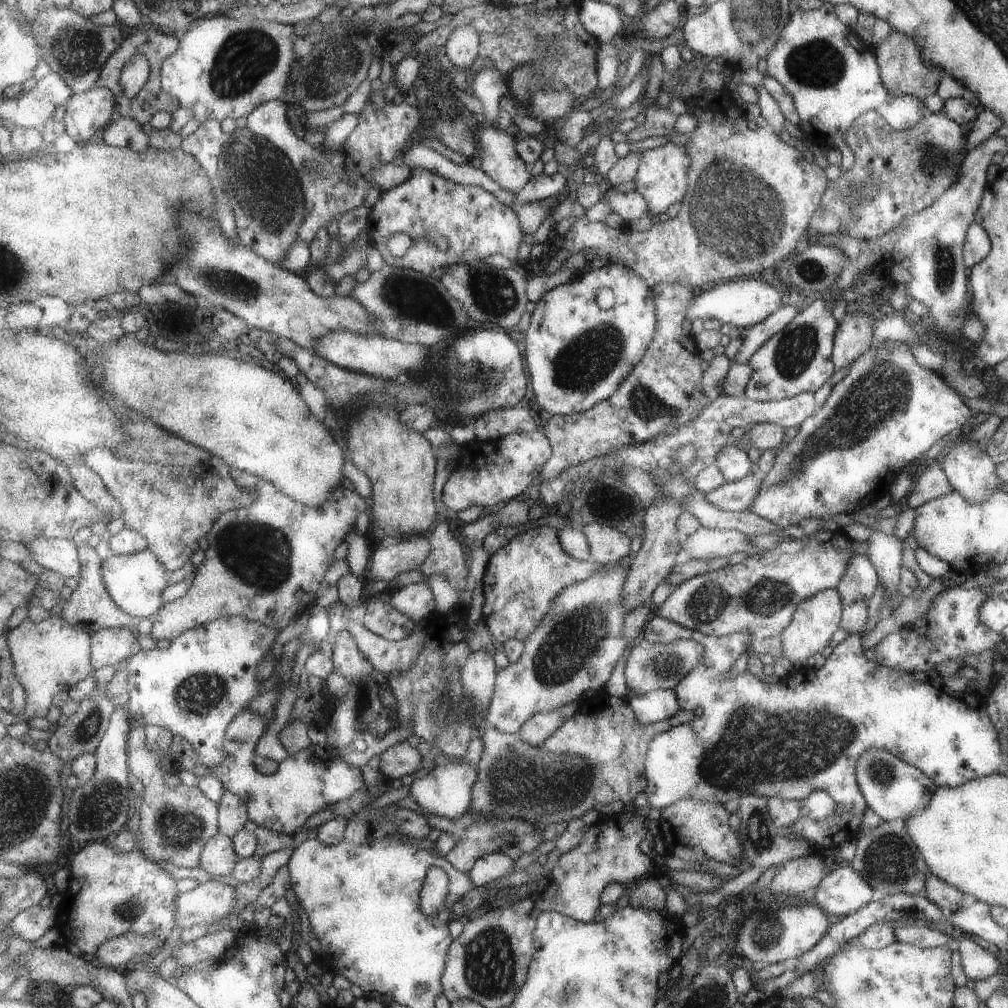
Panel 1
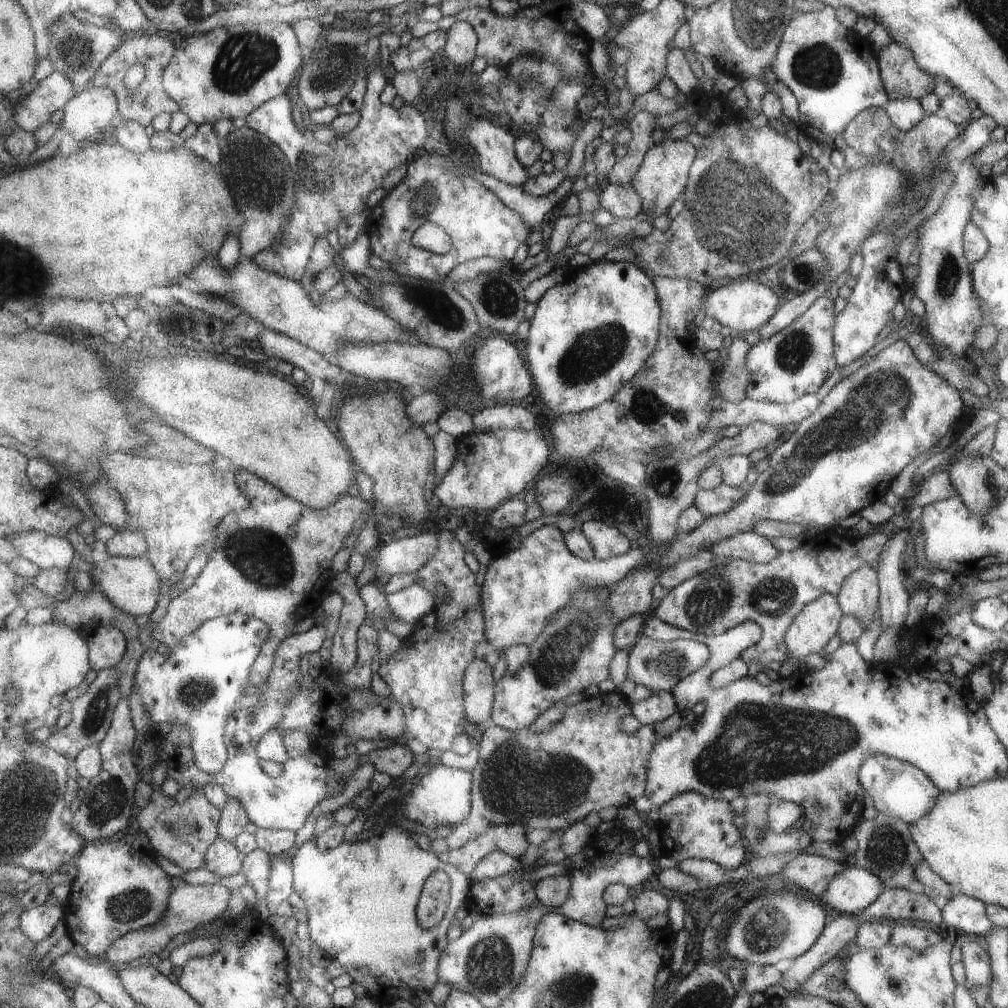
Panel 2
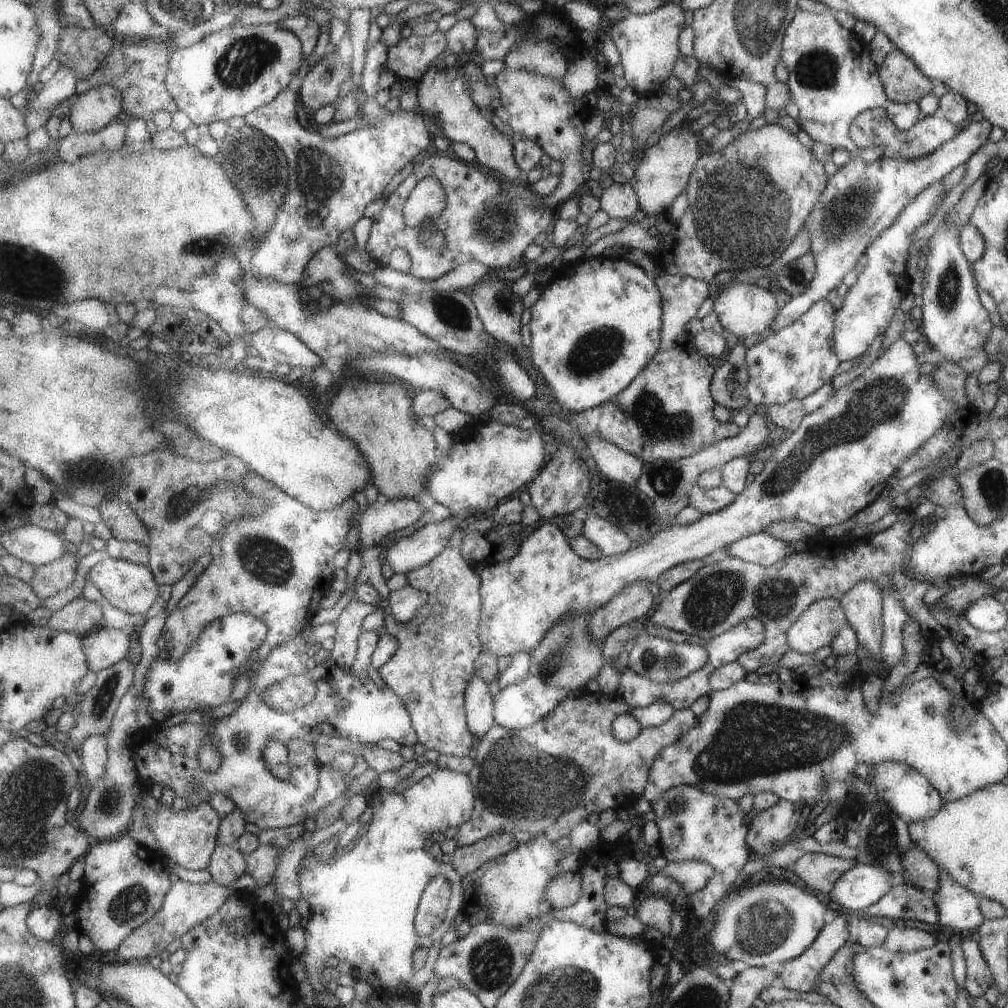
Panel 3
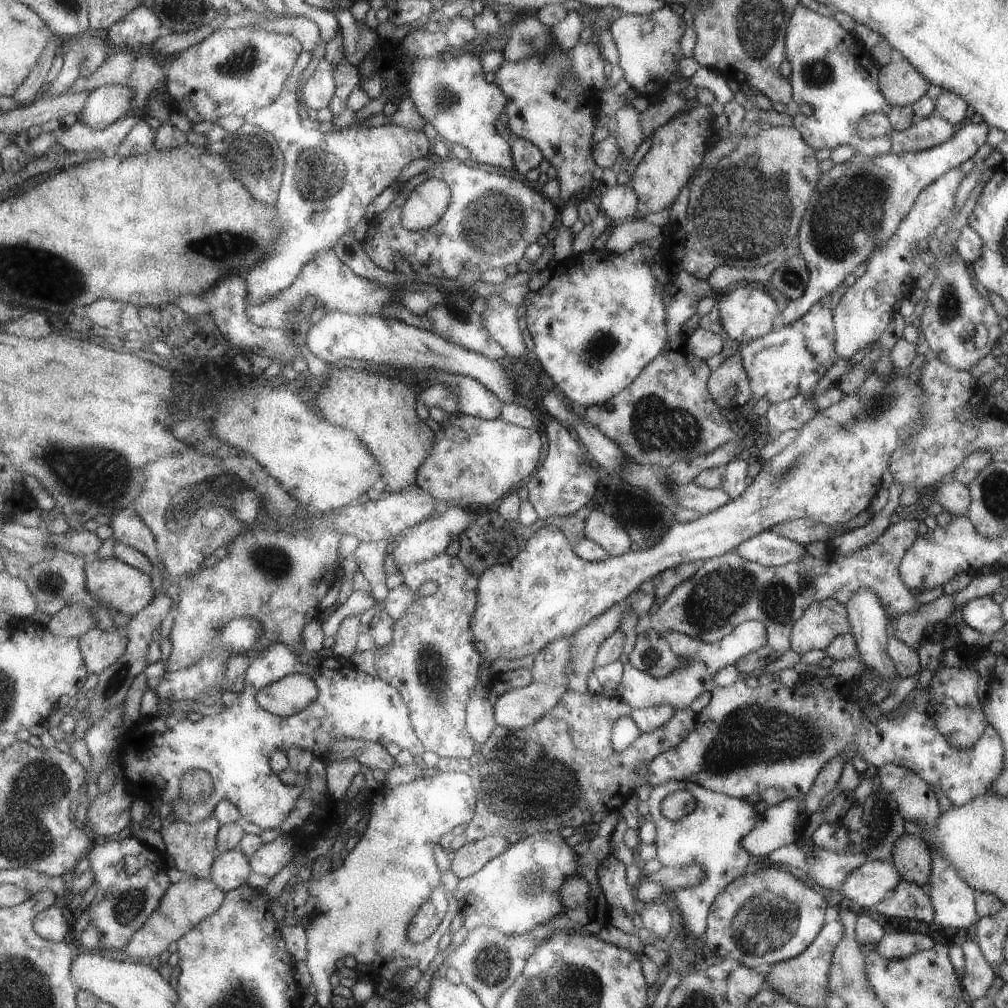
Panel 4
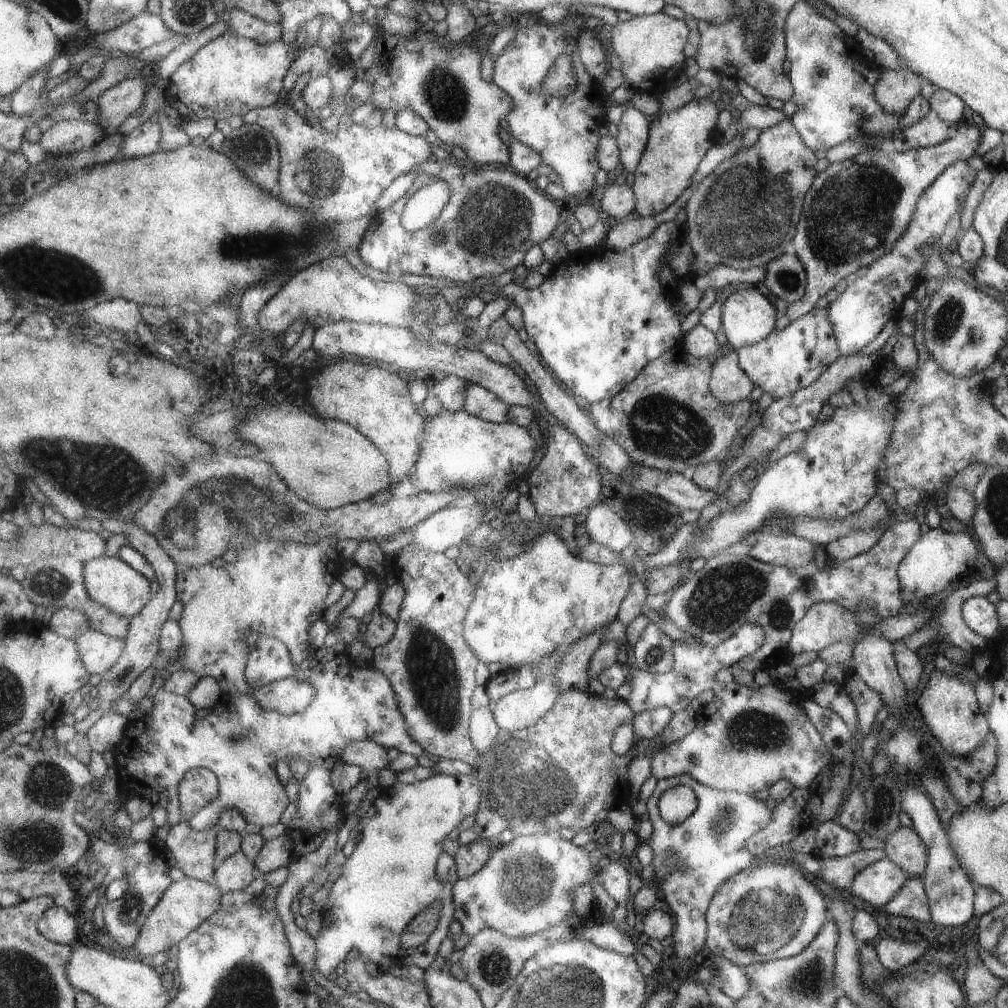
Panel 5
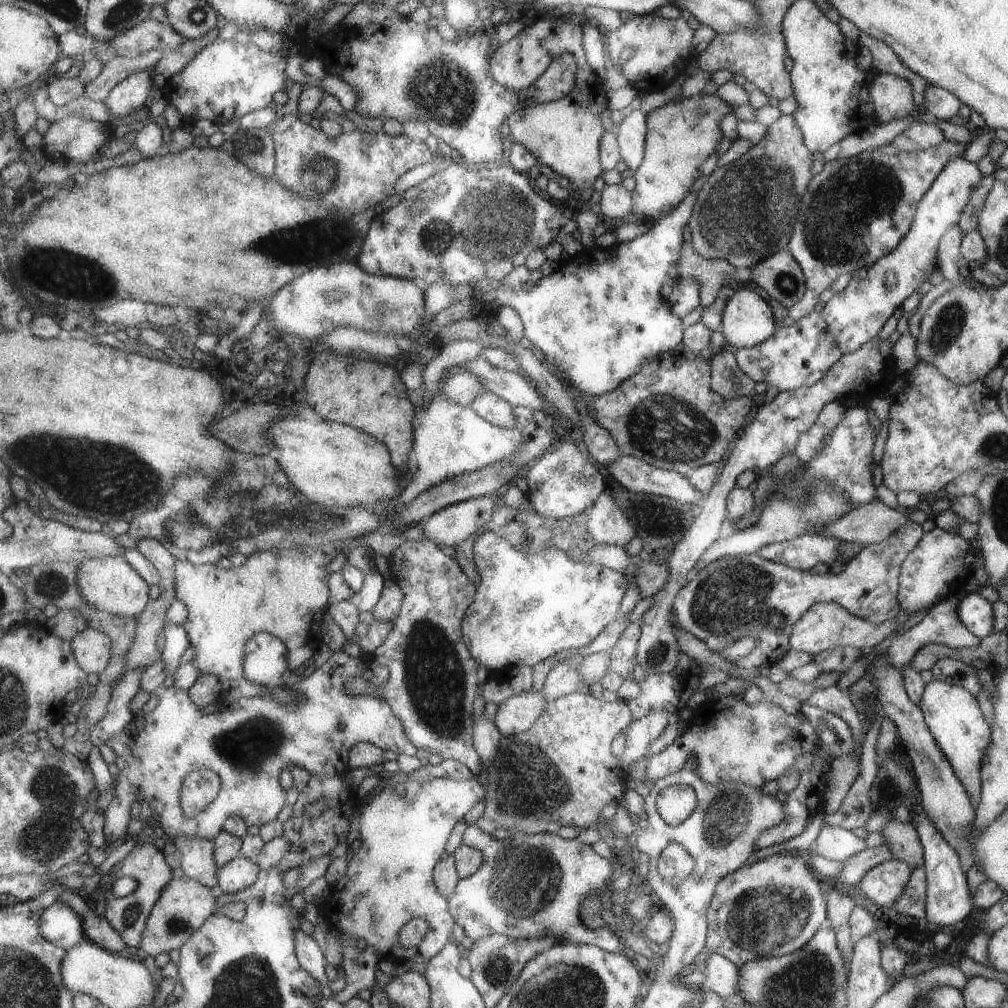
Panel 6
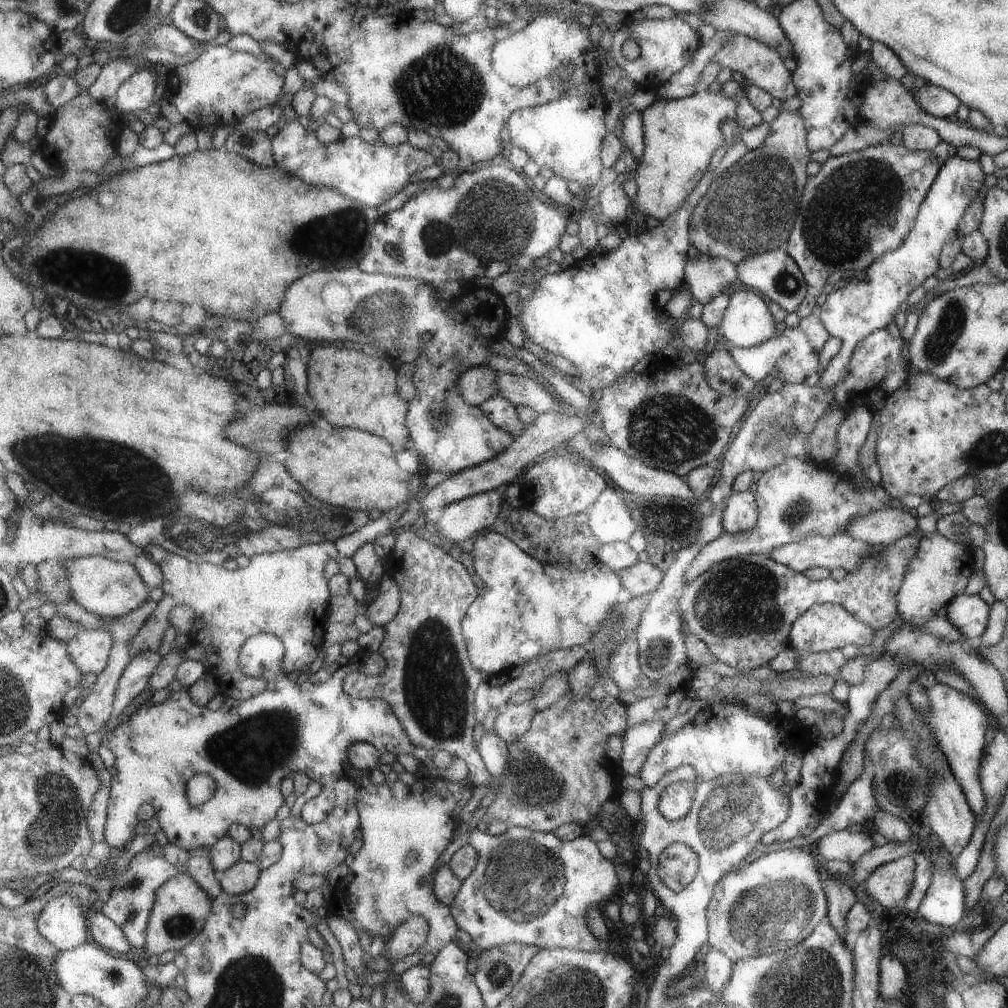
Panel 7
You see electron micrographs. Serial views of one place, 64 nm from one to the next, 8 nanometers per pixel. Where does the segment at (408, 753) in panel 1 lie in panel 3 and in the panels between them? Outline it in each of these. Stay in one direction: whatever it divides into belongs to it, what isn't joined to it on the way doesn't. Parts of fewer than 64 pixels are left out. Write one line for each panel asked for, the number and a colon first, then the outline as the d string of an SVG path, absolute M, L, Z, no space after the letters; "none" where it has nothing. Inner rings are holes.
2: M393 744L389 748L375 748L369 752L367 760L375 766L377 772L385 772L391 778L401 776L415 760L419 760L407 746Z
3: M325 736L321 738L321 742L315 744L317 748L317 762L323 764L331 764L339 754L355 754L363 766L373 768L377 774L381 772L389 772L389 770L397 770L401 768L407 760L401 756L401 752L391 752L385 750L377 744L361 744L361 742L353 742L345 736Z

